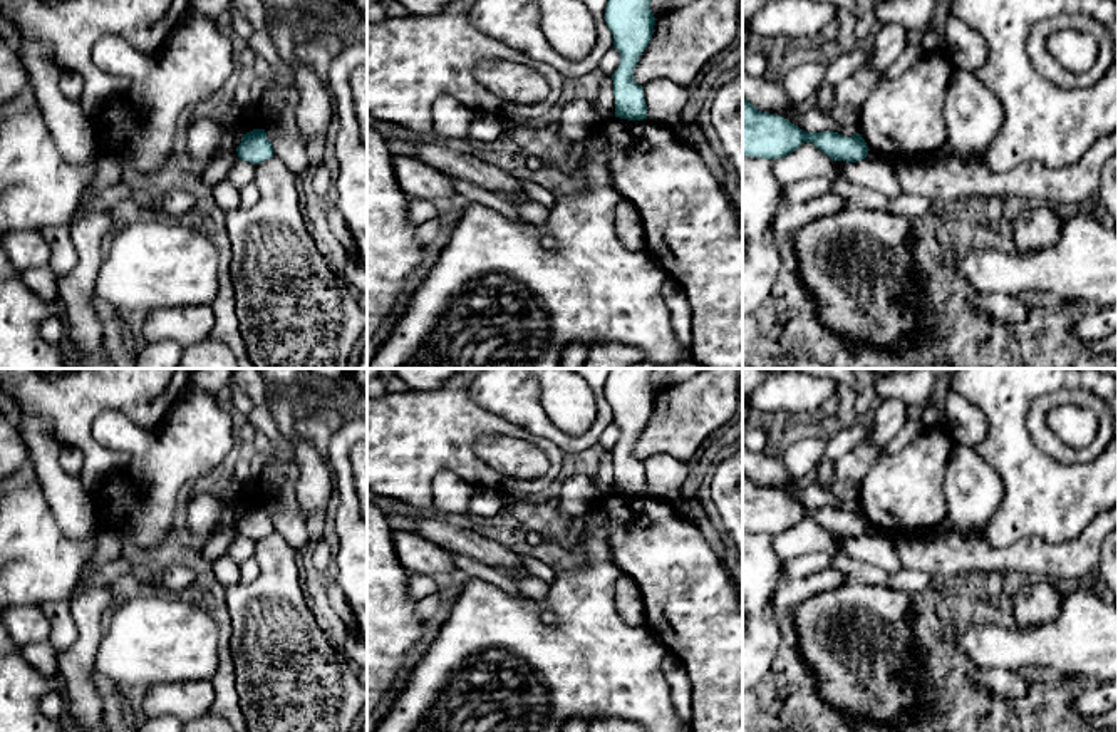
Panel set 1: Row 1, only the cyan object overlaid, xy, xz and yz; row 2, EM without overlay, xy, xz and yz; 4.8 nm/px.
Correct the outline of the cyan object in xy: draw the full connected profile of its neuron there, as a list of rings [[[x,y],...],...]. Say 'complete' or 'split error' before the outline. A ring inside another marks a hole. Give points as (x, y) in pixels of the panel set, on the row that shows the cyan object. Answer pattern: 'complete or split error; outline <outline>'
complete; outline [[[253,129],[243,134],[236,152],[240,159],[253,164],[260,164],[265,159],[273,157],[273,147],[265,129]]]

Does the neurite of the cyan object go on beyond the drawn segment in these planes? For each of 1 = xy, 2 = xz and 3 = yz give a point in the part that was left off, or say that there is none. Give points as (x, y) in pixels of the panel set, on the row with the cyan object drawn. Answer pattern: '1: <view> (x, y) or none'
1: none
2: none
3: none

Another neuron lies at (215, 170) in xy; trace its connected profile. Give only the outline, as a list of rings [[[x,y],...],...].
[[[220,149],[215,157],[201,166],[203,181],[215,186],[216,183],[226,179],[238,159],[236,149]]]

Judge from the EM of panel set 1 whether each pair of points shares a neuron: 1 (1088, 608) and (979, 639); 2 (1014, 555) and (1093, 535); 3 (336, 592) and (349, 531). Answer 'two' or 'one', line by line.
1: one
2: one
3: two

